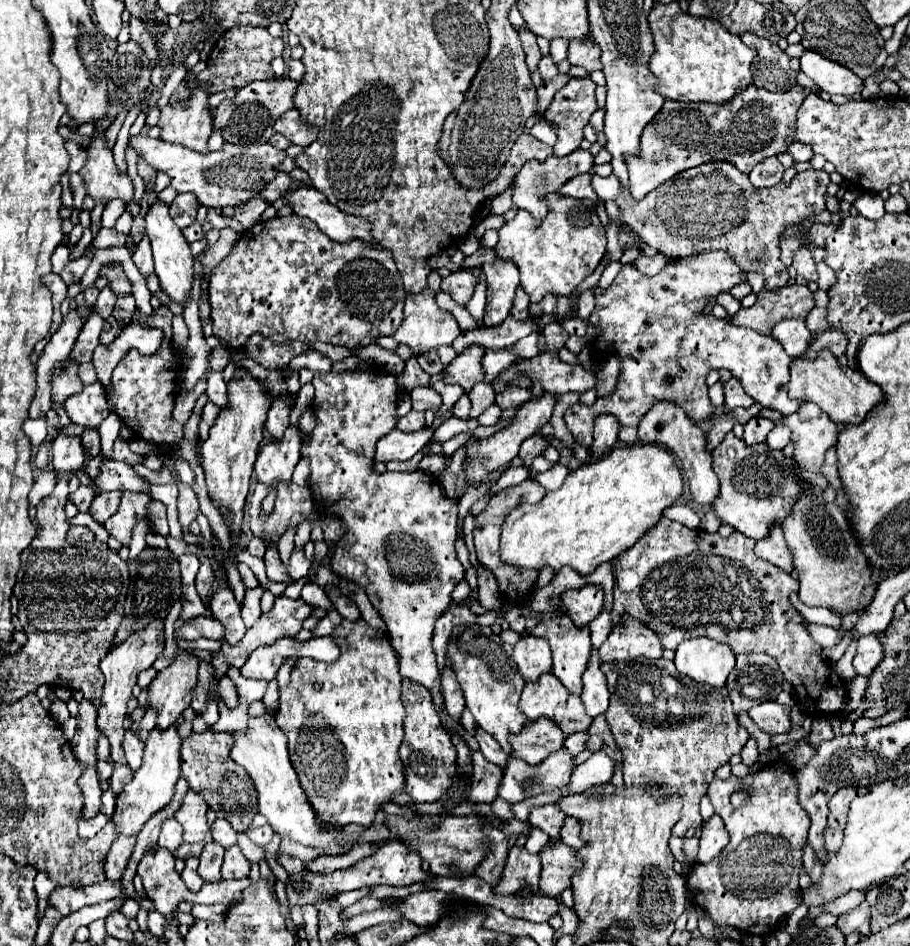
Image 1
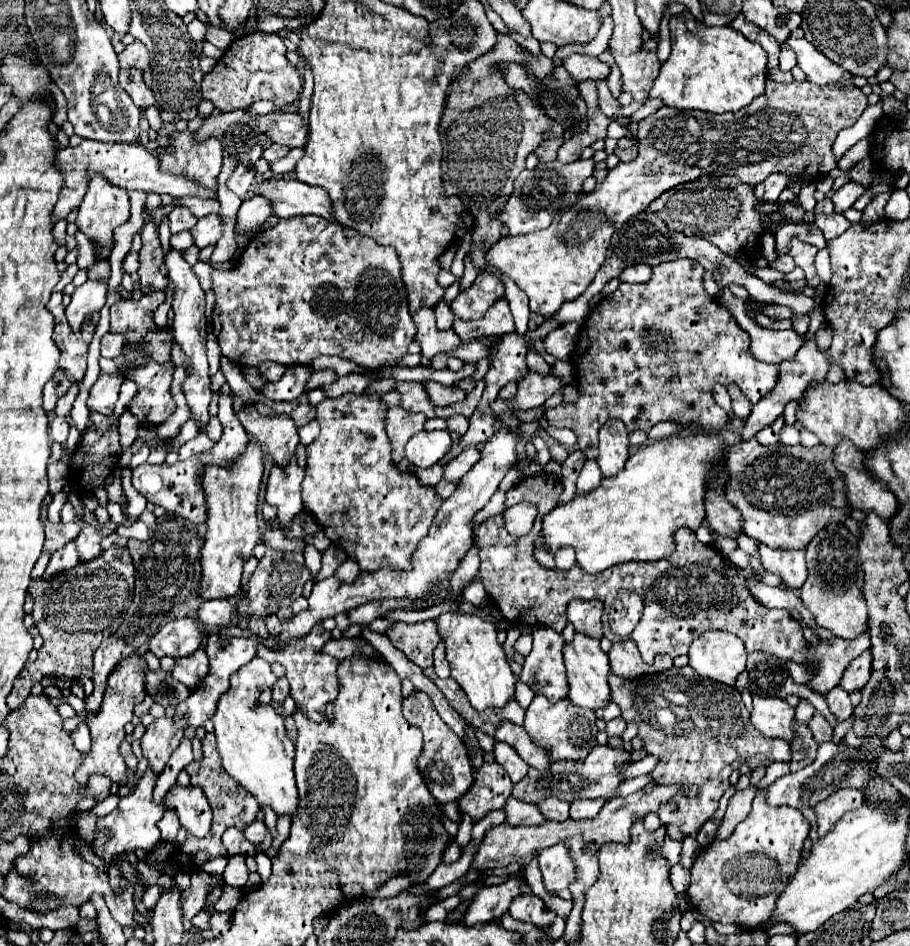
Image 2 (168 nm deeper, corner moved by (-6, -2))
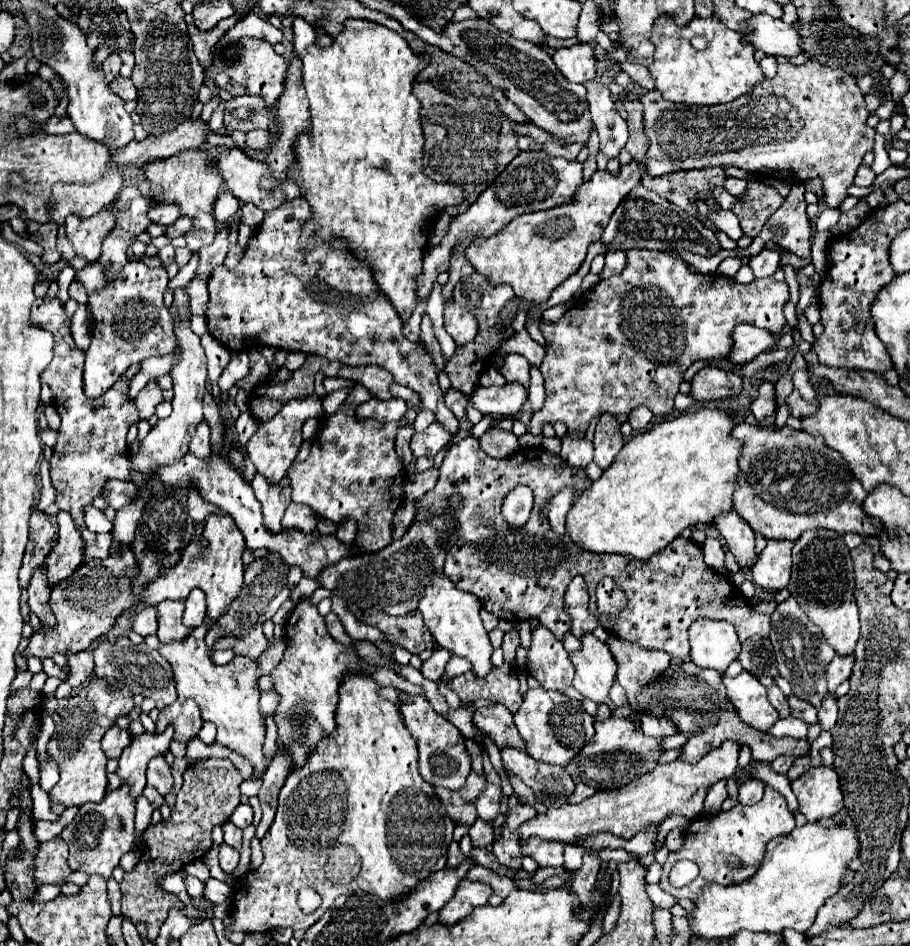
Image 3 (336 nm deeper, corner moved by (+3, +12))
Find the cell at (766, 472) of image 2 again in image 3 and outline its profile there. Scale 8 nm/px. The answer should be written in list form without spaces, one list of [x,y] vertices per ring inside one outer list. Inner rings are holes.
[[[746,422],[738,424],[732,436],[744,442],[740,456],[740,476],[738,476],[740,488],[734,492],[734,508],[756,534],[762,534],[768,540],[790,540],[790,542],[796,542],[800,534],[806,530],[820,530],[820,528],[834,530],[838,534],[846,532],[854,532],[860,536],[882,534],[884,524],[880,520],[874,520],[862,510],[862,502],[868,496],[868,492],[850,472],[842,456],[832,448],[826,448],[822,438],[810,436],[804,430],[792,430],[790,426],[760,428]]]

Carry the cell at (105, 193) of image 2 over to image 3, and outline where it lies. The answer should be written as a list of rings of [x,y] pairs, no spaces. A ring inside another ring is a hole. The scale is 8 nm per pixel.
[[[106,208],[98,212],[98,216],[90,216],[86,220],[78,220],[78,216],[70,216],[66,220],[66,236],[74,246],[74,252],[84,258],[88,264],[94,264],[100,258],[102,242],[112,232],[116,222],[114,208]]]

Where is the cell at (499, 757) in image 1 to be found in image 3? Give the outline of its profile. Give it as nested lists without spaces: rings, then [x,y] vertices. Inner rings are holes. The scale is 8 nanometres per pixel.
[[[502,748],[504,766],[532,788],[536,800],[546,808],[560,808],[568,802],[576,784],[572,776],[558,766],[542,764],[516,748]]]

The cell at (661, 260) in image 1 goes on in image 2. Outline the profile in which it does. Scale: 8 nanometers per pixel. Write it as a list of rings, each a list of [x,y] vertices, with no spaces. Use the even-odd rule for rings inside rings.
[[[635,264],[629,266],[627,270],[623,270],[623,274],[619,276],[623,282],[647,282],[653,274],[653,268],[647,264]]]

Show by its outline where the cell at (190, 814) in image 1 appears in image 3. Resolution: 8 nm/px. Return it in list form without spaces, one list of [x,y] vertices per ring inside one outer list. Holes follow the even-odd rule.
[[[156,756],[150,760],[146,778],[148,778],[148,786],[154,786],[162,796],[166,796],[174,788],[174,778],[170,774],[170,766],[166,764],[164,756]]]

